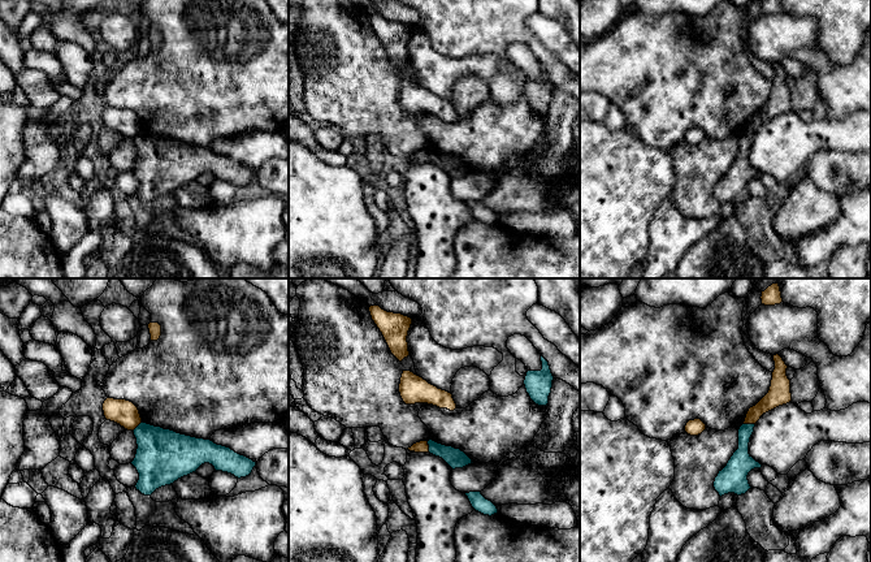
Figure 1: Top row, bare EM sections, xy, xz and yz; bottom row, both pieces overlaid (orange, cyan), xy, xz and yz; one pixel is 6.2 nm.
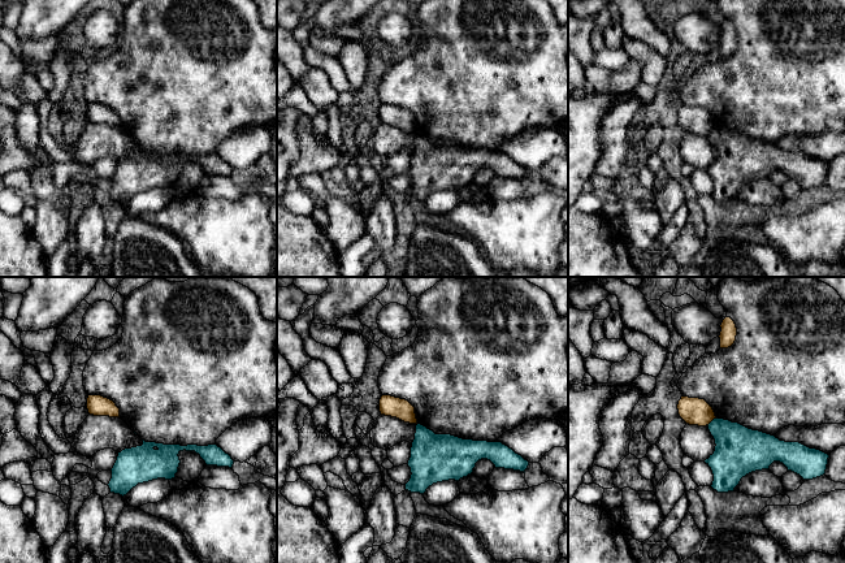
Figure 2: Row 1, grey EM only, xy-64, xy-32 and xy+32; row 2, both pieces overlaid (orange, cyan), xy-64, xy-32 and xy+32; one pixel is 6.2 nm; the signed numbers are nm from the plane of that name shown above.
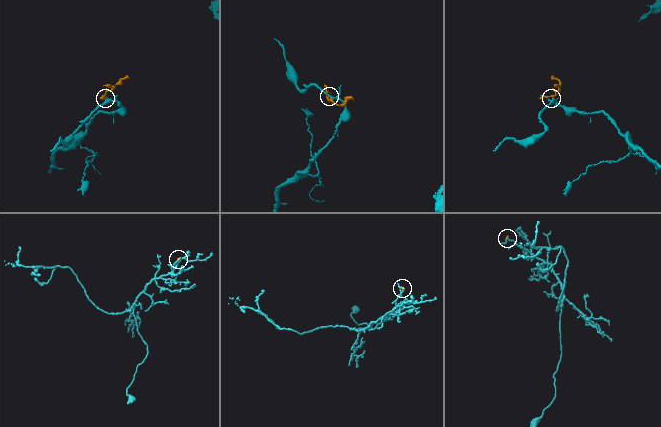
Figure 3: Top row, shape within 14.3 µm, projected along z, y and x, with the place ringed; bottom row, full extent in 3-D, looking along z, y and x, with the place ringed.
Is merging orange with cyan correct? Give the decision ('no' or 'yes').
no

